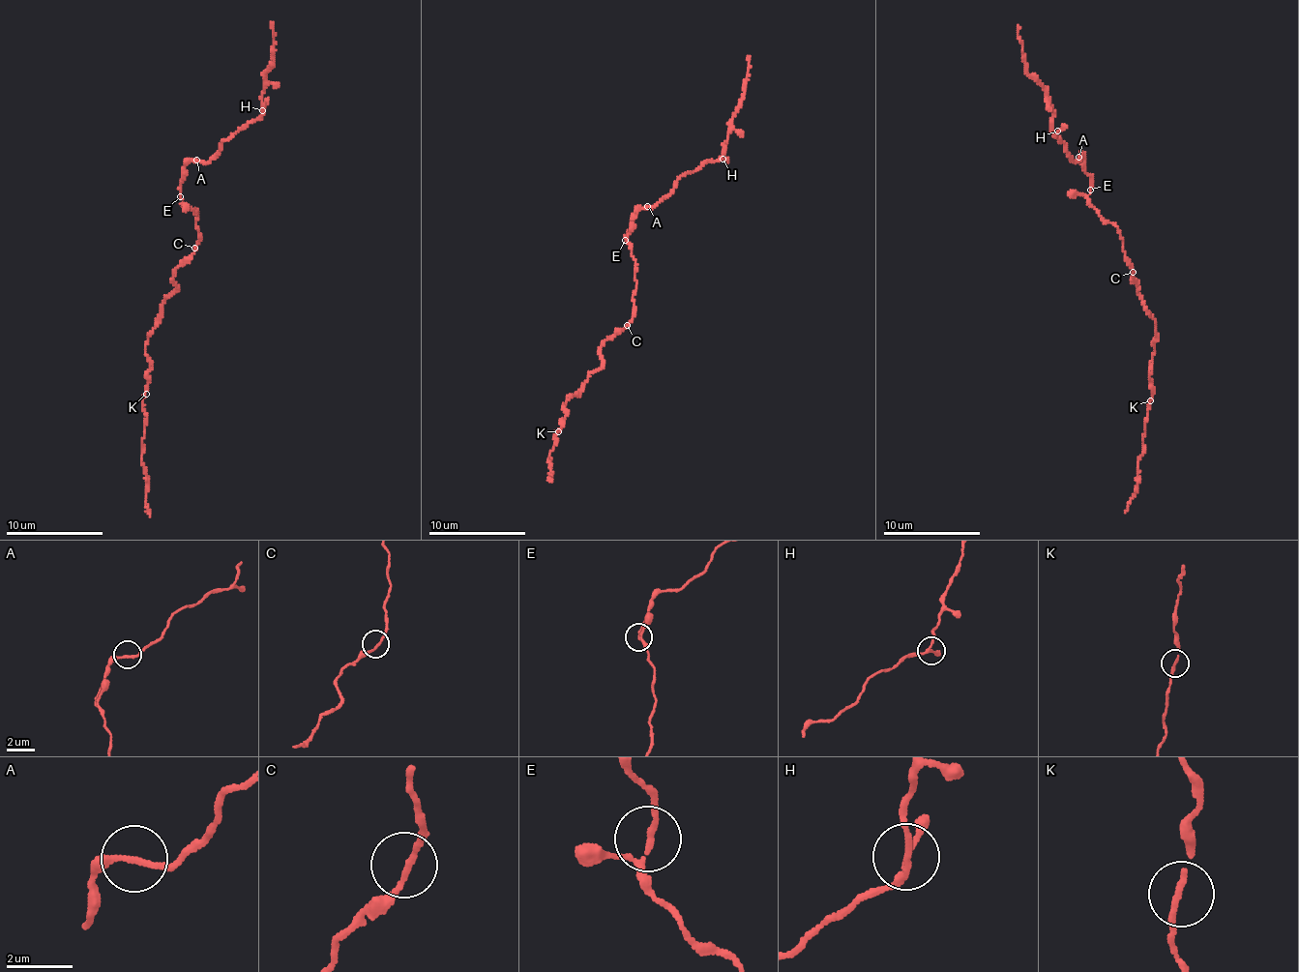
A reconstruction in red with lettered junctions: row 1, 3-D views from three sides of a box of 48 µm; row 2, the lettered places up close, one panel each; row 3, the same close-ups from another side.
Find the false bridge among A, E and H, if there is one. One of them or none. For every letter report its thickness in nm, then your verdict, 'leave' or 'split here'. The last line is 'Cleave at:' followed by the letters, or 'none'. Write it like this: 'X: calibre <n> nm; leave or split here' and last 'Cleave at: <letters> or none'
A: calibre 180 nm; leave
E: calibre 130 nm; leave
H: calibre 140 nm; leave
Cleave at: none

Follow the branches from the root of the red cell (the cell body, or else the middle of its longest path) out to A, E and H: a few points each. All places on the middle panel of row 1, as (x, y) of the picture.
A: (632, 300), (636, 287), (635, 259), (625, 242), (634, 215), (647, 206)
E: (632, 300), (636, 287), (635, 259), (626, 241)
H: (632, 300), (636, 287), (635, 259), (625, 242), (634, 215), (655, 208), (683, 176), (723, 159)

